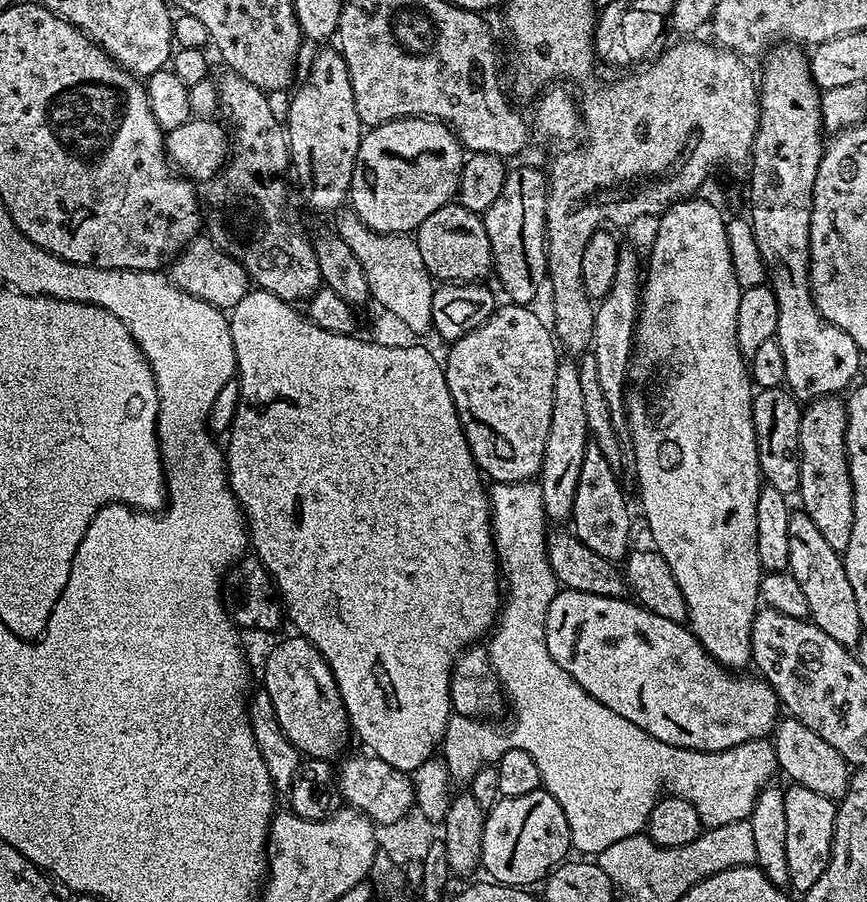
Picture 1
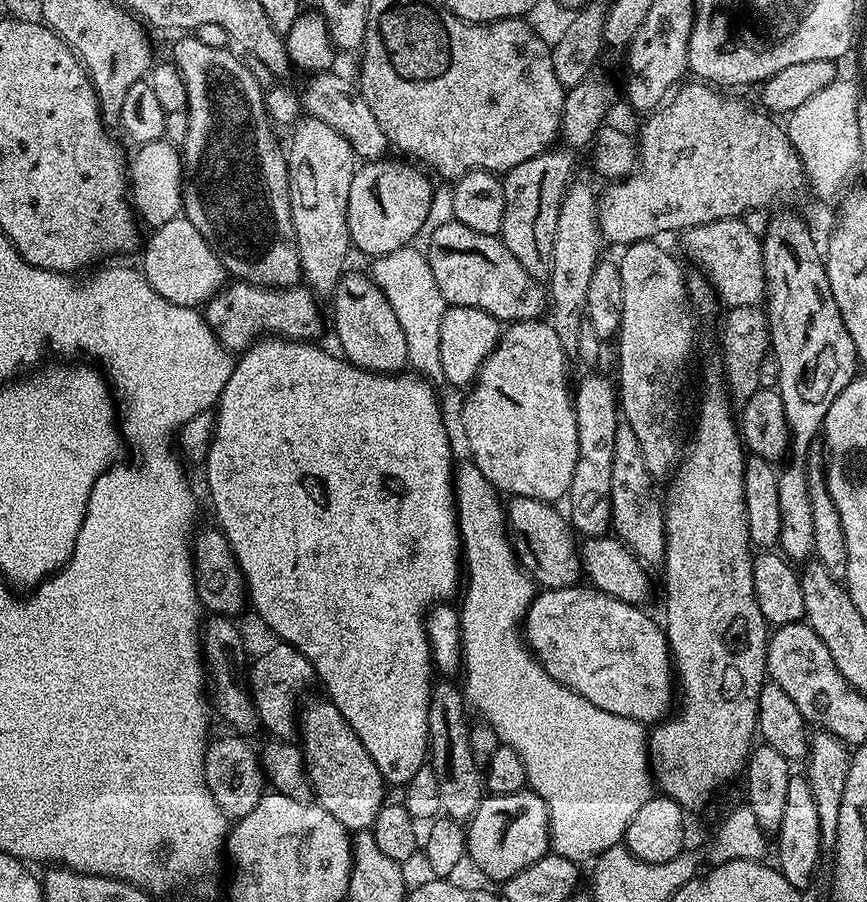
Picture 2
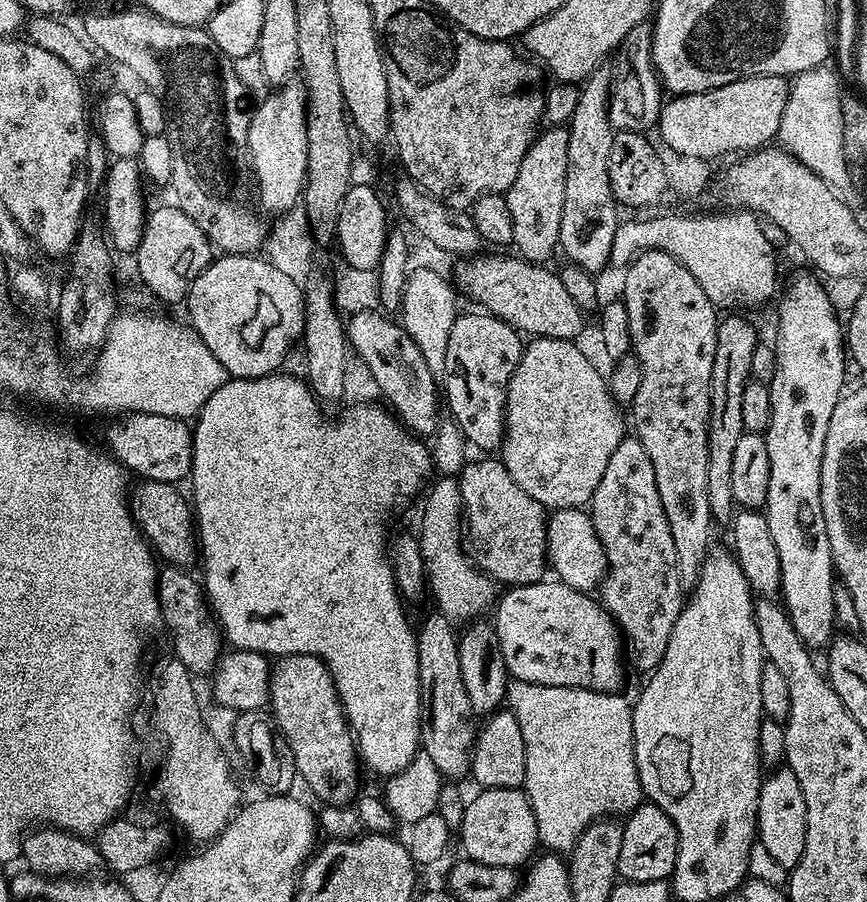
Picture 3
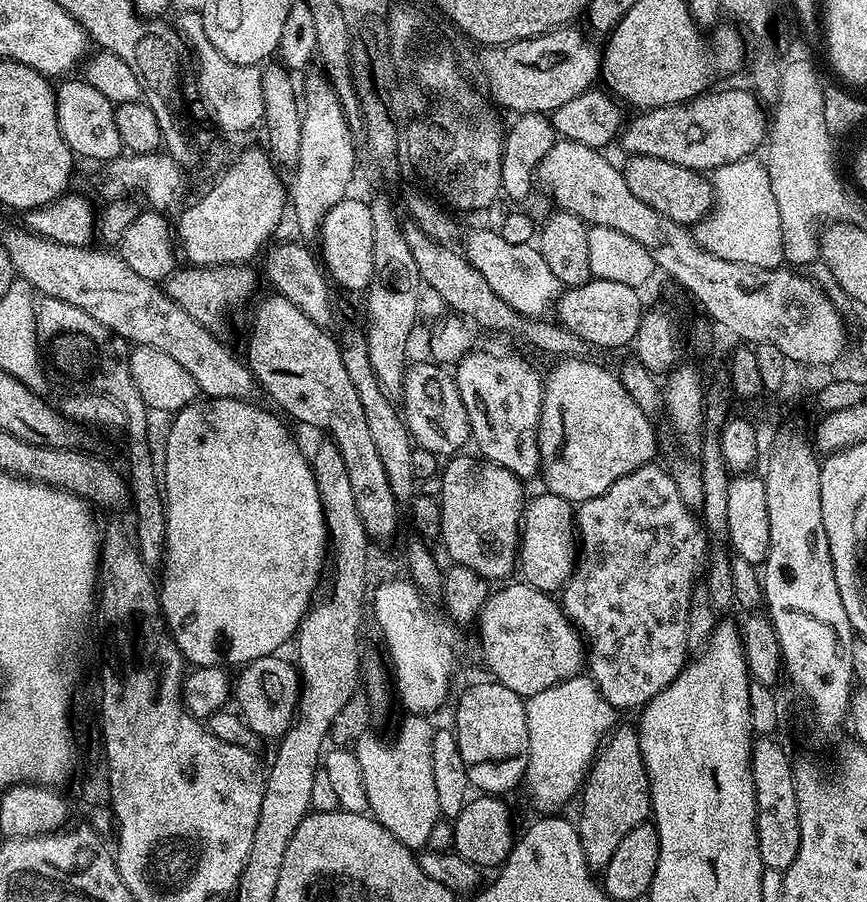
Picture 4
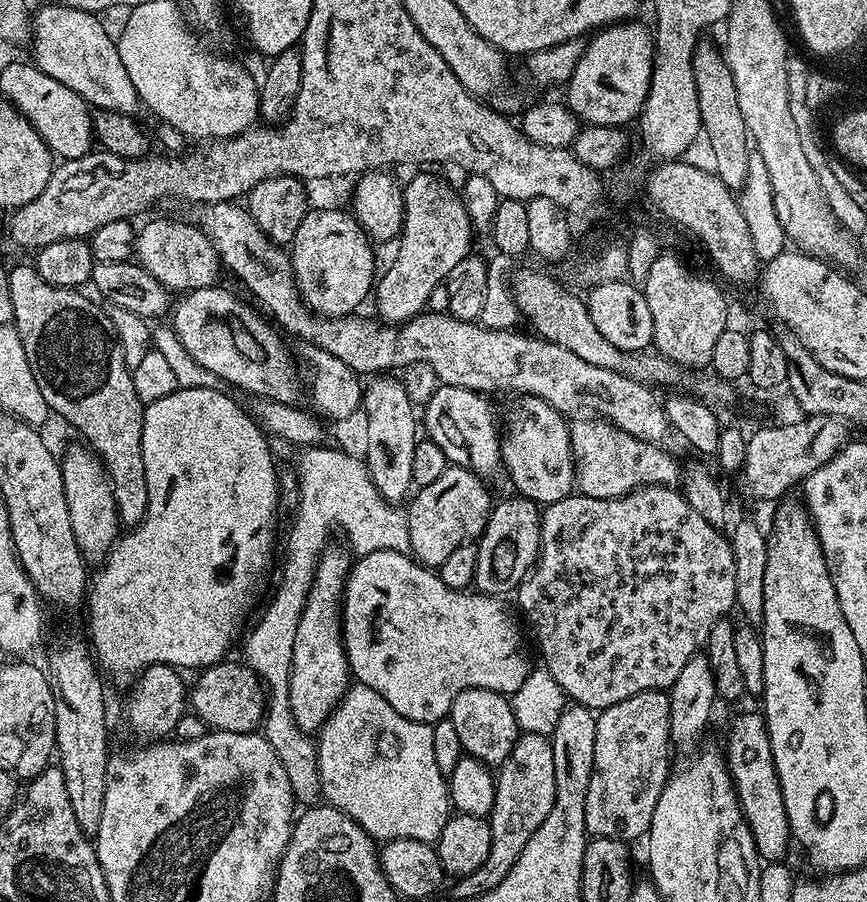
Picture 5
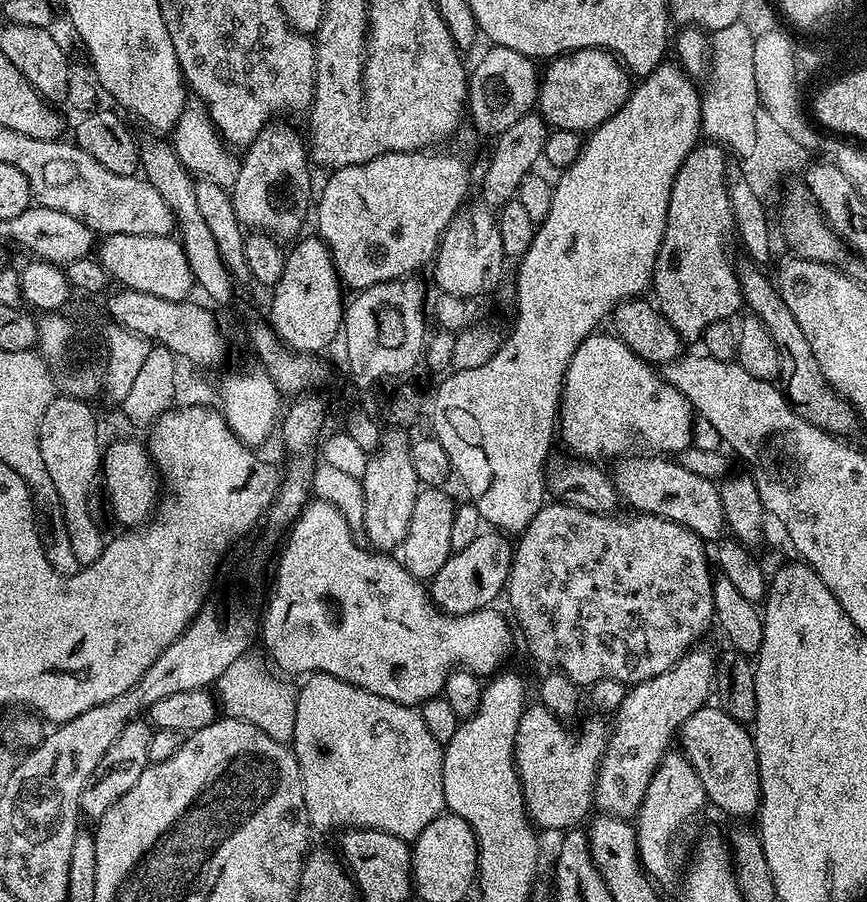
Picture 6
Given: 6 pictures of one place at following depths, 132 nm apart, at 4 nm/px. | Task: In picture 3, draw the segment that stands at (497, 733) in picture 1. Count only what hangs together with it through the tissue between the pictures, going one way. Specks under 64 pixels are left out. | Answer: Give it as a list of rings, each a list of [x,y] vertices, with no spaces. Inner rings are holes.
[[[440,476],[437,481],[422,502],[418,523],[420,553],[424,559],[426,584],[430,589],[430,596],[436,599],[435,607],[453,625],[460,626],[483,617],[484,611],[488,607],[489,611],[497,603],[498,591],[496,592],[497,585],[492,577],[480,571],[466,555],[466,548],[462,543],[464,503],[459,479],[456,476]],[[509,683],[507,707],[522,726],[526,746],[526,774],[523,791],[532,802],[540,844],[549,853],[567,854],[589,824],[616,818],[635,810],[642,802],[640,779],[636,773],[632,704],[614,692],[595,692],[589,688],[563,688],[545,684]]]

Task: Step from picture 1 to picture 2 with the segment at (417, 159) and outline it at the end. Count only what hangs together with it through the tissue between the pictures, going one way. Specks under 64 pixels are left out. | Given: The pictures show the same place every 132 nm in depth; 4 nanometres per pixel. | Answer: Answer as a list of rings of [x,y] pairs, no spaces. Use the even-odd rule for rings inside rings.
[[[388,159],[361,163],[354,174],[354,182],[350,182],[348,229],[352,248],[365,252],[368,258],[385,256],[399,248],[409,247],[415,241],[412,239],[423,230],[432,212],[429,173],[415,163]]]

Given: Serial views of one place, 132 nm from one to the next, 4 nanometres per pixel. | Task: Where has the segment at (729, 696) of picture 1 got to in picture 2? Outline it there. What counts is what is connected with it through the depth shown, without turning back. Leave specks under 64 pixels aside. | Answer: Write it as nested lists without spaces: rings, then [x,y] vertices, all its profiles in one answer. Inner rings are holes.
[[[591,586],[550,588],[541,591],[528,607],[528,615],[524,617],[524,623],[522,625],[522,635],[528,647],[531,648],[533,656],[540,661],[540,665],[542,665],[555,680],[562,682],[570,690],[582,694],[582,698],[586,698],[586,702],[594,702],[594,706],[598,706],[598,710],[610,710],[610,714],[618,714],[622,718],[638,720],[645,726],[652,726],[657,722],[663,721],[665,717],[673,711],[674,665],[672,662],[672,653],[668,647],[668,637],[665,629],[661,627],[657,621],[656,625],[644,611],[645,609],[643,607],[616,600],[604,592],[596,591],[596,589]]]

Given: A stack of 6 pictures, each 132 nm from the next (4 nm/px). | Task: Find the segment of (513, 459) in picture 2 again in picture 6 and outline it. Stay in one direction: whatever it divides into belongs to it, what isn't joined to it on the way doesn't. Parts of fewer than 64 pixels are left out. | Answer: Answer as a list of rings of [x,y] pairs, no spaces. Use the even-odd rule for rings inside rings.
[[[625,455],[617,459],[613,468],[610,468],[610,475],[616,491],[620,493],[623,503],[629,504],[629,509],[635,510],[640,514],[649,516],[661,516],[667,520],[673,520],[691,529],[698,534],[700,539],[705,542],[716,542],[725,535],[726,523],[724,521],[724,507],[720,497],[720,489],[713,481],[702,478],[698,474],[690,474],[682,465],[672,458],[652,458],[647,460],[644,456]]]

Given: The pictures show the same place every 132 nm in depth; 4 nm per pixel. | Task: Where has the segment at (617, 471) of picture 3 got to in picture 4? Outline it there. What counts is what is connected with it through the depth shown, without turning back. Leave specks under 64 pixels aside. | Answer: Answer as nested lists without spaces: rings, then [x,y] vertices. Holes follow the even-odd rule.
[[[659,463],[643,464],[638,470],[618,478],[606,494],[598,494],[598,498],[590,498],[584,501],[575,509],[576,531],[578,533],[578,552],[576,558],[576,568],[572,571],[572,576],[564,584],[562,591],[558,596],[558,604],[563,609],[565,616],[580,630],[583,639],[586,641],[586,672],[602,698],[610,702],[610,706],[617,710],[623,708],[643,709],[684,668],[686,661],[689,659],[688,651],[688,611],[692,605],[692,591],[698,587],[698,577],[706,564],[706,557],[710,551],[710,540],[704,530],[704,525],[698,519],[697,513],[682,502],[682,496],[678,494],[678,486],[672,481],[672,473],[667,467],[659,468]]]

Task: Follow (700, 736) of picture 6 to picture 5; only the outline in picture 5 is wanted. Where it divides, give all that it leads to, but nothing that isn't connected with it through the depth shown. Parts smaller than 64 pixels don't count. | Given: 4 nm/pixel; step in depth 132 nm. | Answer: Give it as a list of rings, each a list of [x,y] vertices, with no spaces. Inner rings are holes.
[[[759,711],[744,712],[733,718],[728,728],[726,763],[736,787],[740,809],[754,838],[756,855],[764,862],[783,861],[788,844],[790,848],[793,843],[792,831],[786,818],[786,802],[782,798],[778,770],[774,770],[774,754],[770,754],[770,734]]]

